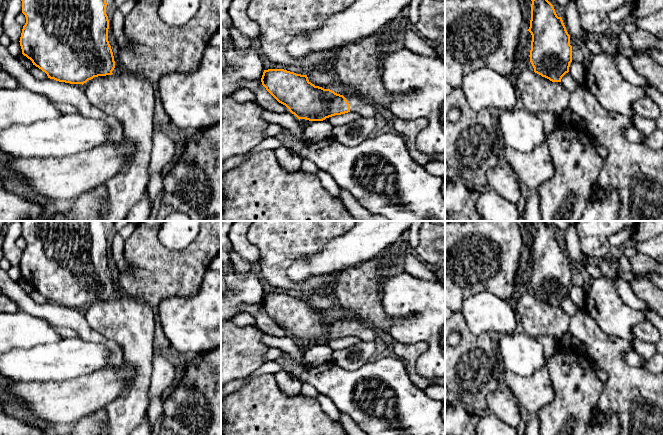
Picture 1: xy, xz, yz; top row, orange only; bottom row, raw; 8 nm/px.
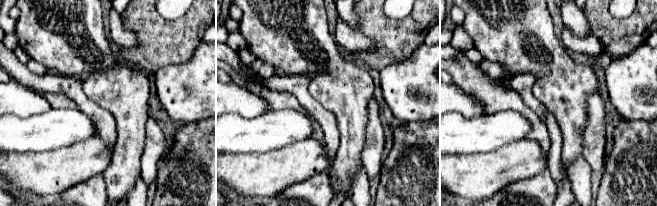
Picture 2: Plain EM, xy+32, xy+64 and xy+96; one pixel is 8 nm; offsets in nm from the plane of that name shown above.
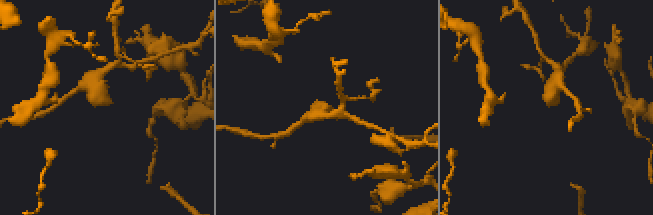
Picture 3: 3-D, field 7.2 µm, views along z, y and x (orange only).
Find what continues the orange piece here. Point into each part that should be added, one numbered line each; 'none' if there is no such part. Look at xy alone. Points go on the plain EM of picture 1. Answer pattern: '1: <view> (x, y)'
1: xy (129, 322)

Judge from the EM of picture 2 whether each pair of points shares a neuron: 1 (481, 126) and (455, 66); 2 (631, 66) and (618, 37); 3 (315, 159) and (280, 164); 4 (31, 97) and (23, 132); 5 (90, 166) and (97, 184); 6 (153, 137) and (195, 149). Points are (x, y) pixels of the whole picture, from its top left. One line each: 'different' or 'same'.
1: different
2: different
3: same
4: different
5: different
6: different

